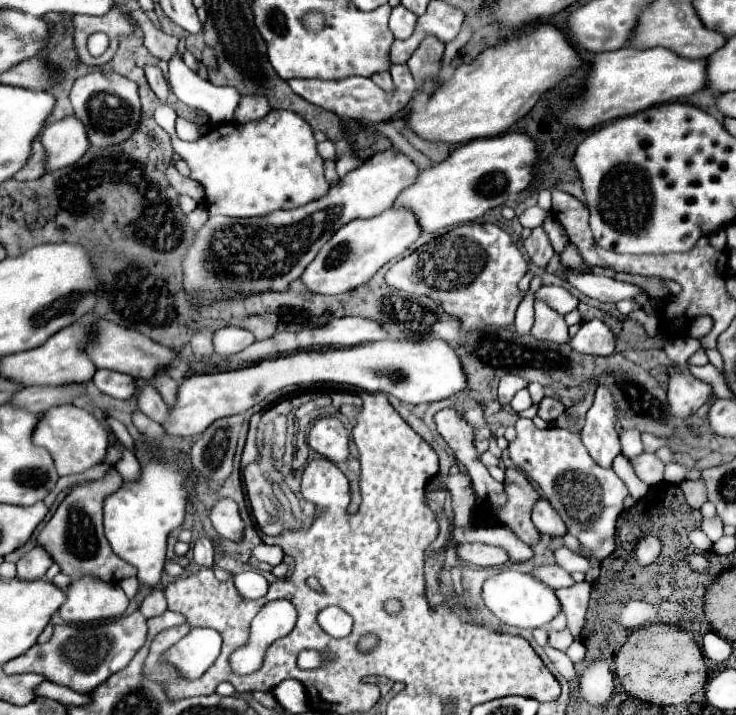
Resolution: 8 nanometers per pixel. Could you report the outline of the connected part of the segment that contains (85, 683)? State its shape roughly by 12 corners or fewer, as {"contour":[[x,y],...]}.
{"contour":[[140,610],[58,624],[5,673],[88,694],[144,646]]}

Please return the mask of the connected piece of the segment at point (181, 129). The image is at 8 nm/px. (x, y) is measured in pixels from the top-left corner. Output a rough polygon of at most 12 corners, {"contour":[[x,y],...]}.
{"contour":[[186,118],[176,120],[176,132],[182,140],[202,136],[202,126]]}

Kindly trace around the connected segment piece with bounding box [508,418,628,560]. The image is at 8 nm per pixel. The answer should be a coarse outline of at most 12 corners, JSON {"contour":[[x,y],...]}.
{"contour":[[520,418],[512,462],[598,560],[628,496],[580,434]]}

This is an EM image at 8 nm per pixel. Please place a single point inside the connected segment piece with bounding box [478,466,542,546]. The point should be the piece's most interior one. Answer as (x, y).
(520, 495)

